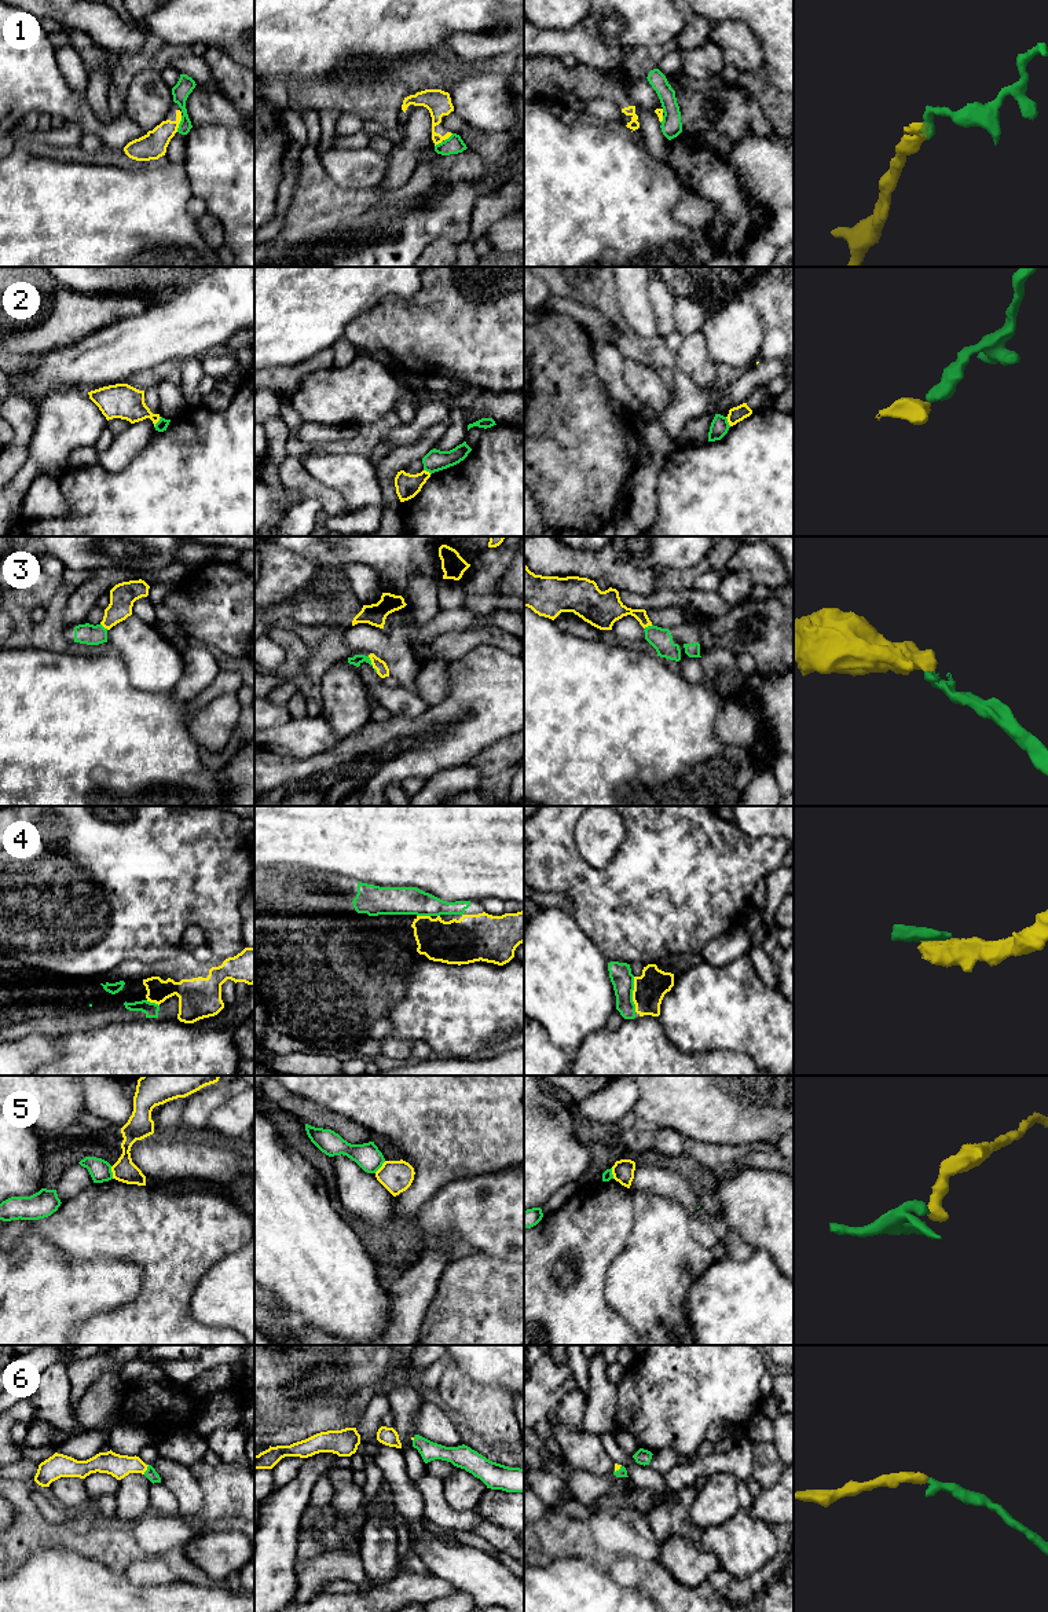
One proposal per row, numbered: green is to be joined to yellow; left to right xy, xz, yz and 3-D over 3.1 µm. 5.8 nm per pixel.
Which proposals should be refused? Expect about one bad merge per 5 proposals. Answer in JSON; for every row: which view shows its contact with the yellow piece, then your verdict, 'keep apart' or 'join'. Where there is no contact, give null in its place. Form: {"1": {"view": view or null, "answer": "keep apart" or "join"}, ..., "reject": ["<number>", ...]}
{"1": {"view": "xy", "answer": "keep apart"}, "2": {"view": "xy", "answer": "keep apart"}, "3": {"view": "xz", "answer": "join"}, "4": {"view": "yz", "answer": "join"}, "5": {"view": "xy", "answer": "keep apart"}, "6": {"view": "xy", "answer": "join"}, "reject": ["1", "2", "5"]}

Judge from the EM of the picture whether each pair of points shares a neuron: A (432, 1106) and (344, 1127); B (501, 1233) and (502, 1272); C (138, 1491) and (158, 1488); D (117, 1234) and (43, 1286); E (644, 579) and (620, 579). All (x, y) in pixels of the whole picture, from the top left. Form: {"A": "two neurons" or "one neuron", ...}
{"A": "two neurons", "B": "two neurons", "C": "two neurons", "D": "two neurons", "E": "one neuron"}

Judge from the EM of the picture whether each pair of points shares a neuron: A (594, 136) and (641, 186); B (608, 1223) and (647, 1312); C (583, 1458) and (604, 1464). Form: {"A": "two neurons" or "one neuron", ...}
{"A": "one neuron", "B": "two neurons", "C": "one neuron"}

